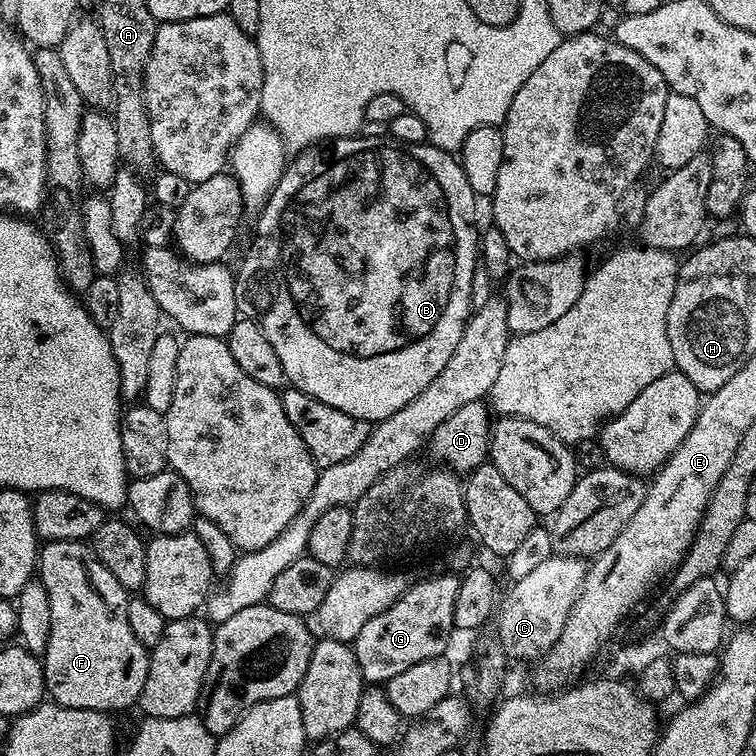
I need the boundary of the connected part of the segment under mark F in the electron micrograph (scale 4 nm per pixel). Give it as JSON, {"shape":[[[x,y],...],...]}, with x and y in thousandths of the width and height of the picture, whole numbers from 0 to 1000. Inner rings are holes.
{"shape":[[[65,714],[50,730],[50,766],[56,775],[61,775],[61,786],[66,786],[66,849],[61,849],[61,860],[57,865],[58,876],[58,907],[62,919],[70,927],[89,937],[107,937],[108,939],[130,939],[144,944],[155,944],[163,937],[169,937],[181,930],[193,907],[193,892],[196,890],[197,858],[190,856],[183,844],[177,844],[177,833],[172,833],[172,817],[167,817],[167,802],[172,788],[167,779],[135,749],[135,743],[127,737],[127,731],[108,714]]]}

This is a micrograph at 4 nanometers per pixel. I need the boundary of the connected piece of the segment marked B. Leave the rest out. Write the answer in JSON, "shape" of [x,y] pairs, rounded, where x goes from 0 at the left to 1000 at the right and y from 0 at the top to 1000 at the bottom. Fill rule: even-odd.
{"shape":[[[481,179],[446,180],[443,185],[435,185],[422,193],[396,197],[388,205],[392,206],[388,212],[385,208],[384,216],[376,224],[373,235],[365,242],[364,251],[357,257],[354,266],[349,269],[348,278],[343,286],[337,287],[339,313],[333,317],[333,329],[329,331],[328,340],[319,347],[317,356],[315,353],[311,356],[310,364],[312,366],[312,411],[319,419],[335,423],[347,437],[347,442],[352,442],[357,458],[362,458],[362,463],[373,479],[377,504],[385,512],[399,516],[399,521],[410,521],[410,526],[421,526],[421,532],[431,532],[431,537],[442,537],[442,542],[468,548],[468,553],[475,556],[496,558],[516,553],[516,548],[532,542],[532,537],[537,537],[537,532],[553,526],[553,521],[558,521],[558,516],[563,516],[563,511],[569,511],[569,505],[574,505],[574,500],[579,500],[579,495],[585,495],[585,484],[590,484],[590,479],[595,479],[595,468],[601,468],[601,462],[606,458],[607,450],[611,448],[611,437],[618,431],[619,419],[626,411],[622,397],[622,373],[627,364],[627,354],[632,348],[632,302],[624,298],[624,290],[630,286],[632,261],[630,255],[622,251],[622,241],[616,241],[616,230],[611,225],[607,210],[599,202],[575,196],[570,188],[526,190],[517,183],[501,185],[497,180]]]}

